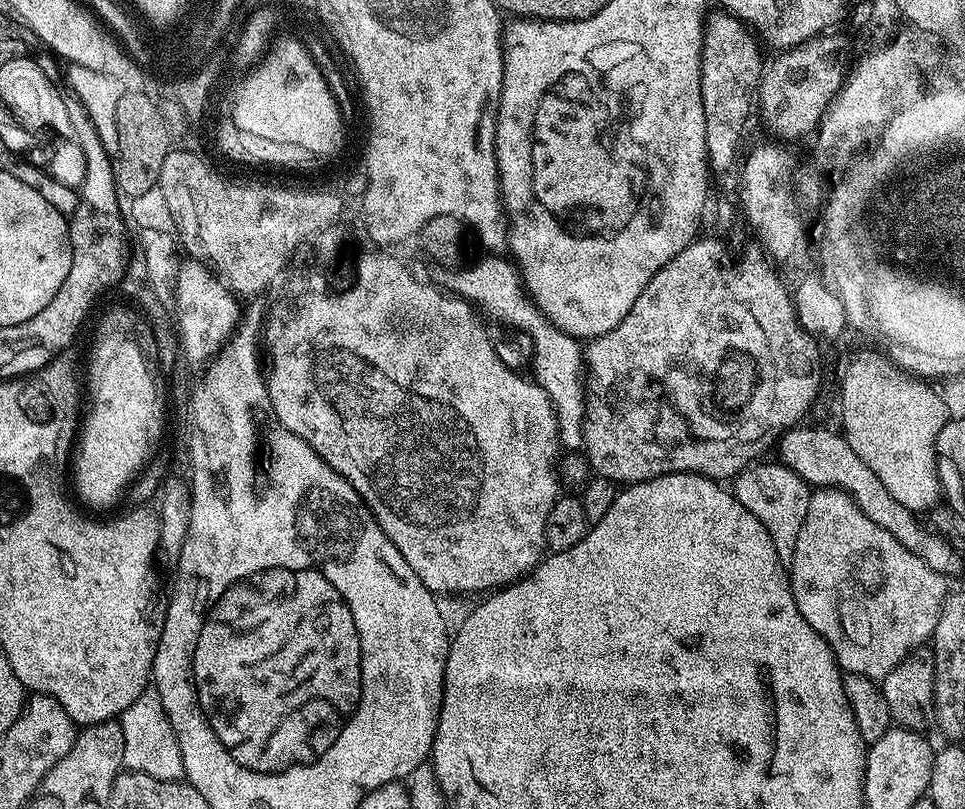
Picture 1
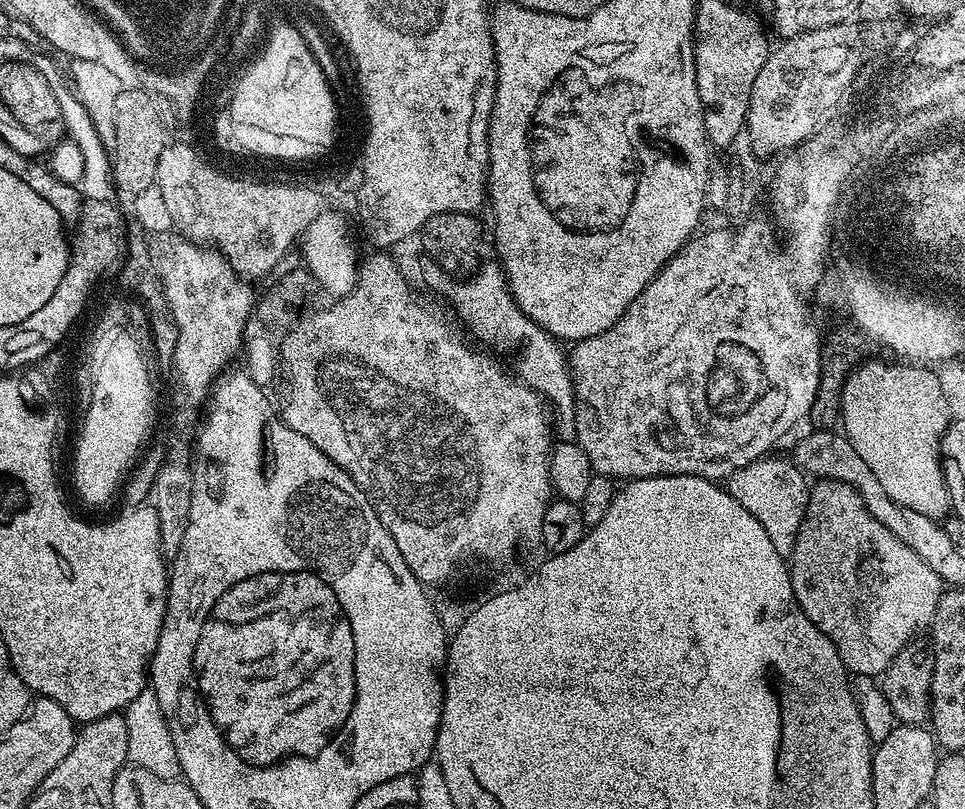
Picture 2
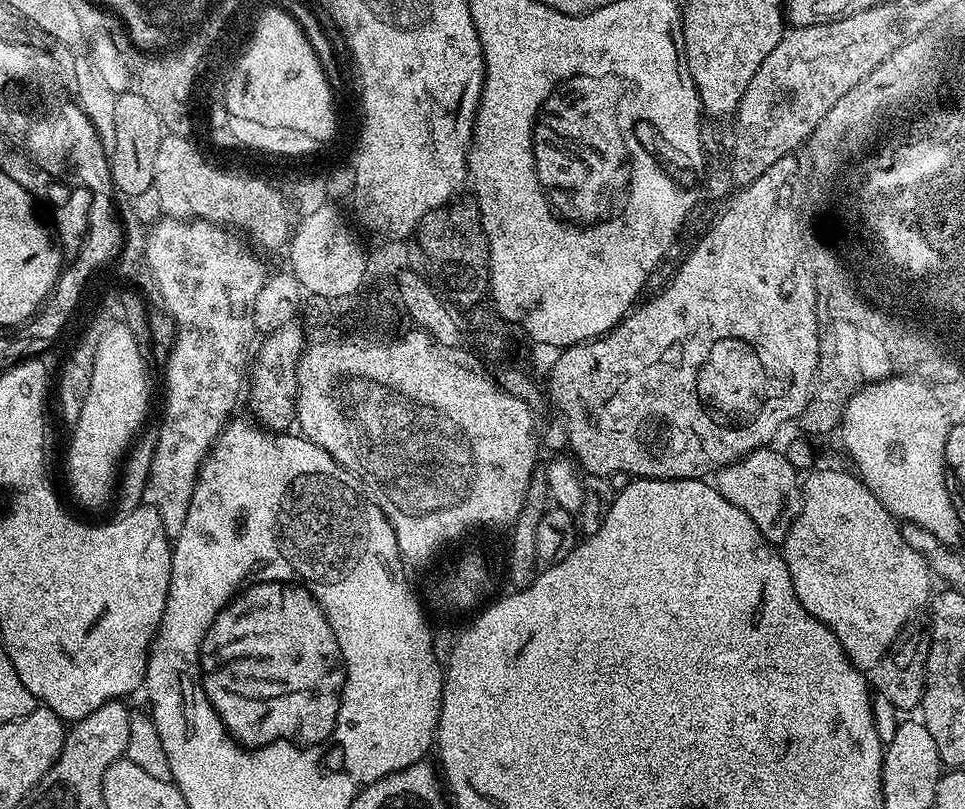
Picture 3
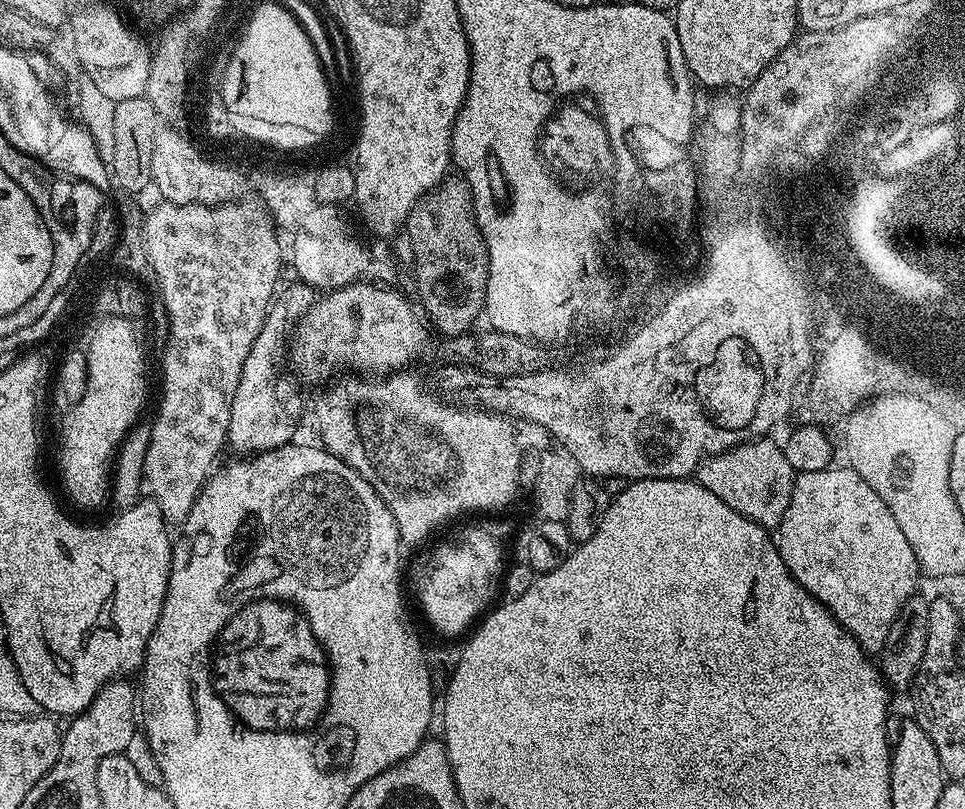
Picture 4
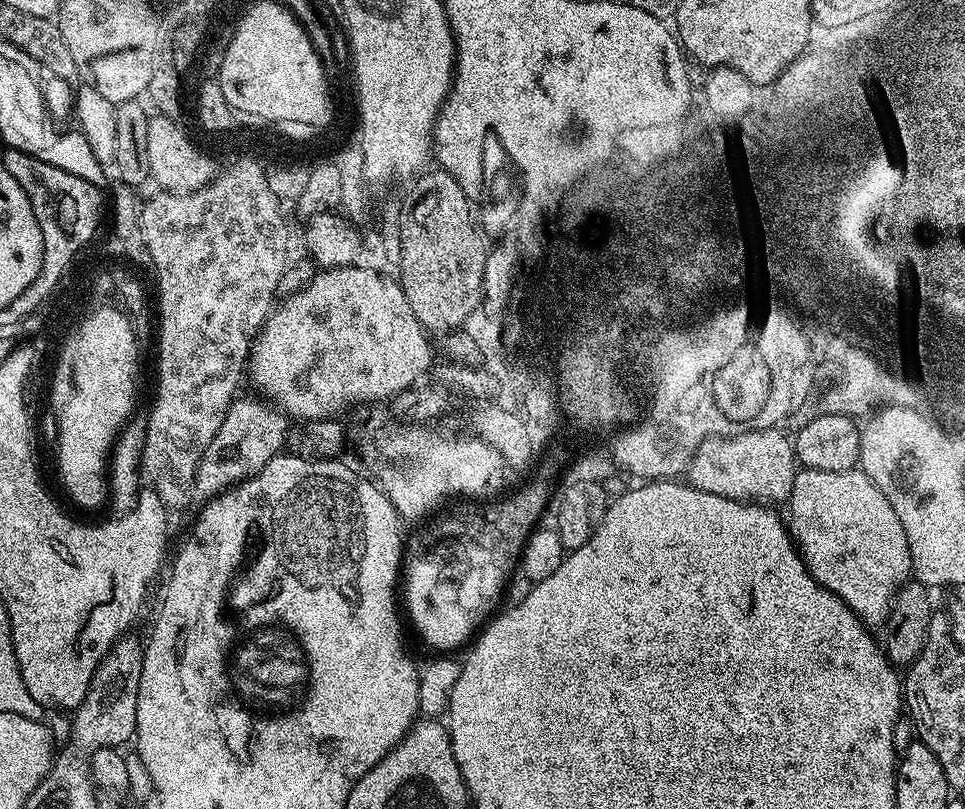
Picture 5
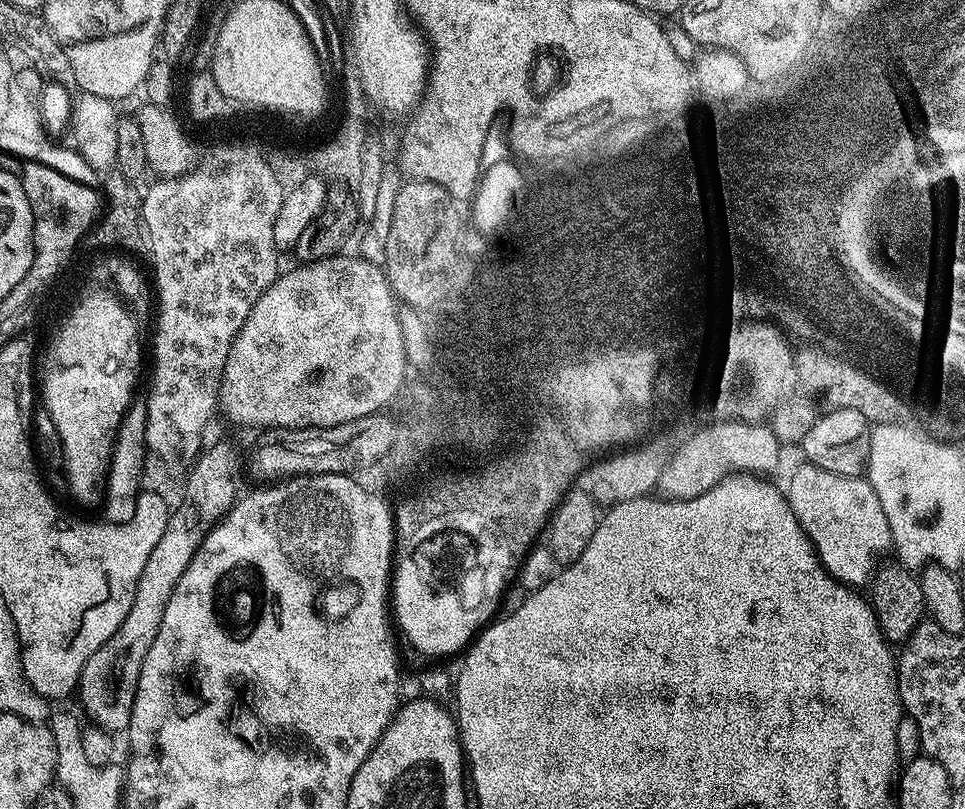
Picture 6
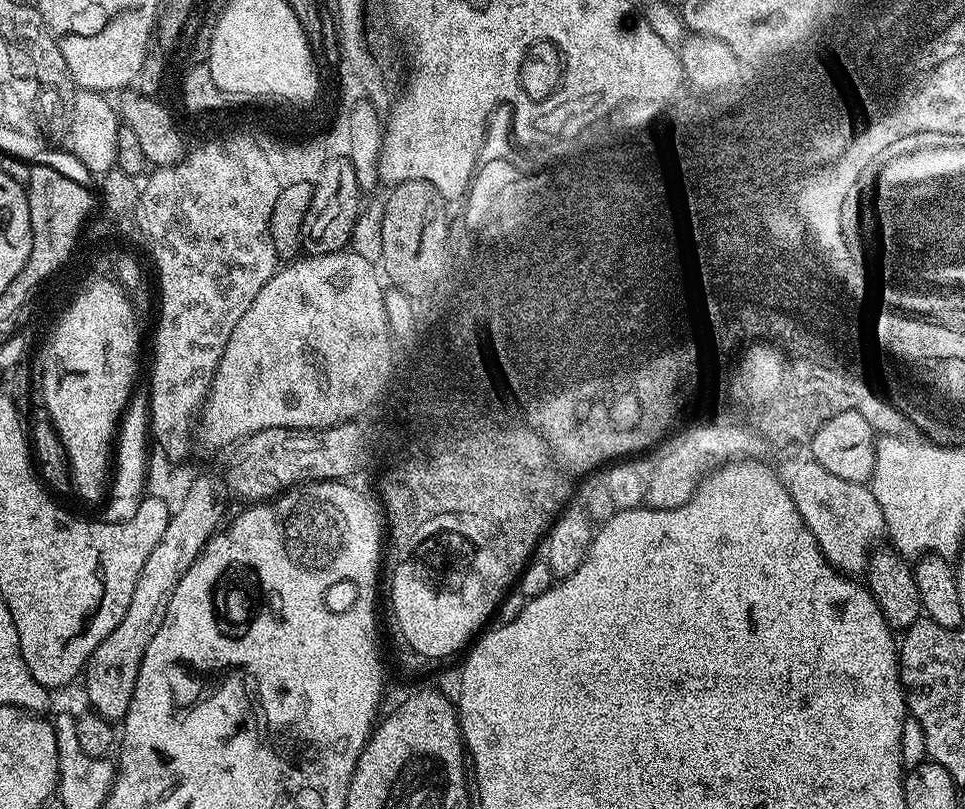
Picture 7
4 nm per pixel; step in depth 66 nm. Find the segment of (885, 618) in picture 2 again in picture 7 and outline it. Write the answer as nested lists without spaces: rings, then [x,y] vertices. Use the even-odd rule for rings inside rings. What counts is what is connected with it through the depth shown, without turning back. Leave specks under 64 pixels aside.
[[[813,458],[806,460],[805,464],[800,464],[793,470],[792,480],[787,481],[788,491],[792,493],[792,501],[798,514],[802,514],[822,554],[837,572],[863,573],[867,569],[869,555],[877,543],[875,540],[885,535],[882,510],[871,487],[867,483],[838,478]]]

